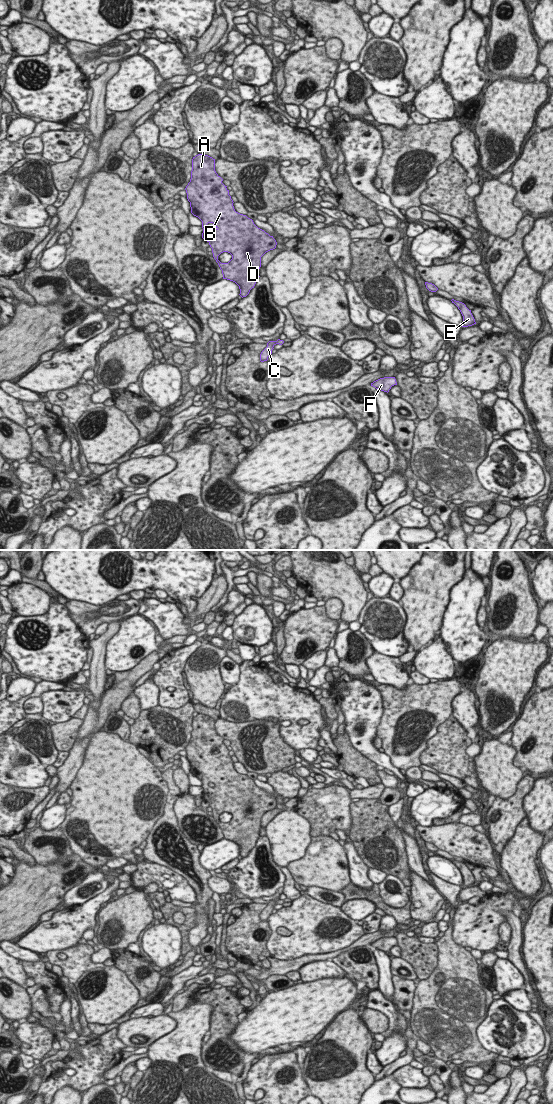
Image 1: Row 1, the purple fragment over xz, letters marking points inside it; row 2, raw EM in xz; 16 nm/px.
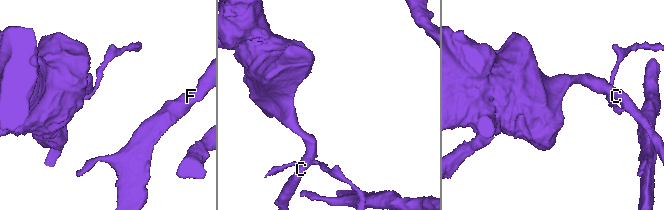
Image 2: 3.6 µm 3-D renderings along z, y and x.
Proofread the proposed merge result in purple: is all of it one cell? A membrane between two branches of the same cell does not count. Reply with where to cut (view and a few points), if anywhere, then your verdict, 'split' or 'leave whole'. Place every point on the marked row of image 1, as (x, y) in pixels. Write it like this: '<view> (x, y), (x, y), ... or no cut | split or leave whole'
xz (274, 341), (276, 343) | split

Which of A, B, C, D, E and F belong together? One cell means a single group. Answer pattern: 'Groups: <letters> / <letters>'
Groups: A B C D / E F

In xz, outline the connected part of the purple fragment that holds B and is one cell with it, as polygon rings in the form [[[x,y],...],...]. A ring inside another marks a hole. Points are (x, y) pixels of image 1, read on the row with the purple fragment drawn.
[[[198,154],[192,159],[191,179],[185,190],[190,202],[191,213],[202,221],[202,238],[212,248],[213,257],[222,270],[223,279],[235,282],[240,289],[240,296],[246,297],[259,279],[261,257],[276,248],[277,242],[258,228],[252,219],[235,211],[229,190],[222,183],[223,179],[215,171],[215,159],[205,154]],[[228,252],[232,259],[221,263],[218,256]]]

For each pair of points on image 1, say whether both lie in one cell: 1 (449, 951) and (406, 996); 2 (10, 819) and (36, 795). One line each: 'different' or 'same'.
1: different
2: same

